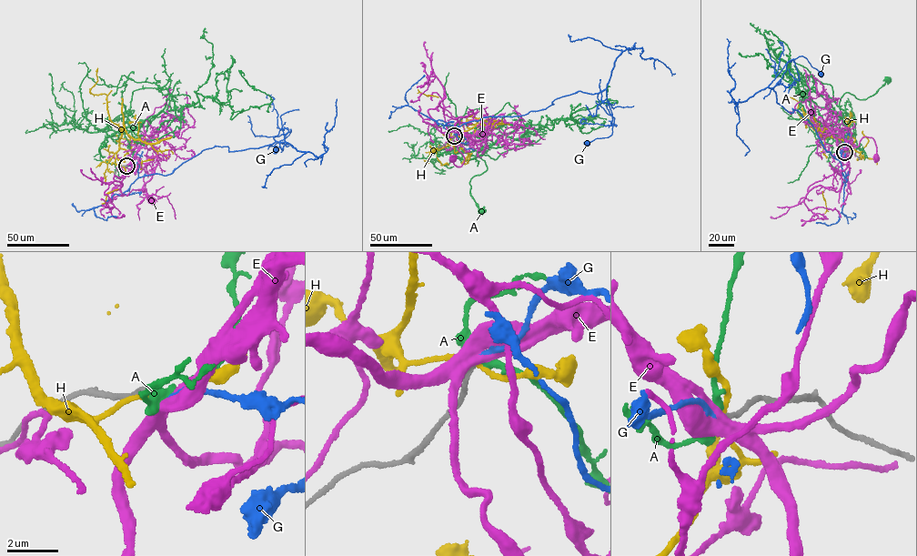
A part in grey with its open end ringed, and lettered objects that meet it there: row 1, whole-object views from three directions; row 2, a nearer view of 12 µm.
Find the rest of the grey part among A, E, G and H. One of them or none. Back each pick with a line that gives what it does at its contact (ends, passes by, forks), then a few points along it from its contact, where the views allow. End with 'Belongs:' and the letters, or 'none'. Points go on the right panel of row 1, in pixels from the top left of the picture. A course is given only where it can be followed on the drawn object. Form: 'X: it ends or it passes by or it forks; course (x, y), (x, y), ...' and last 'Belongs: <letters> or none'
G: it ends; course (844, 152), (835, 158), (797, 110), (789, 112), (776, 102), (773, 88), (787, 62), (802, 56), (821, 73)
Belongs: G

